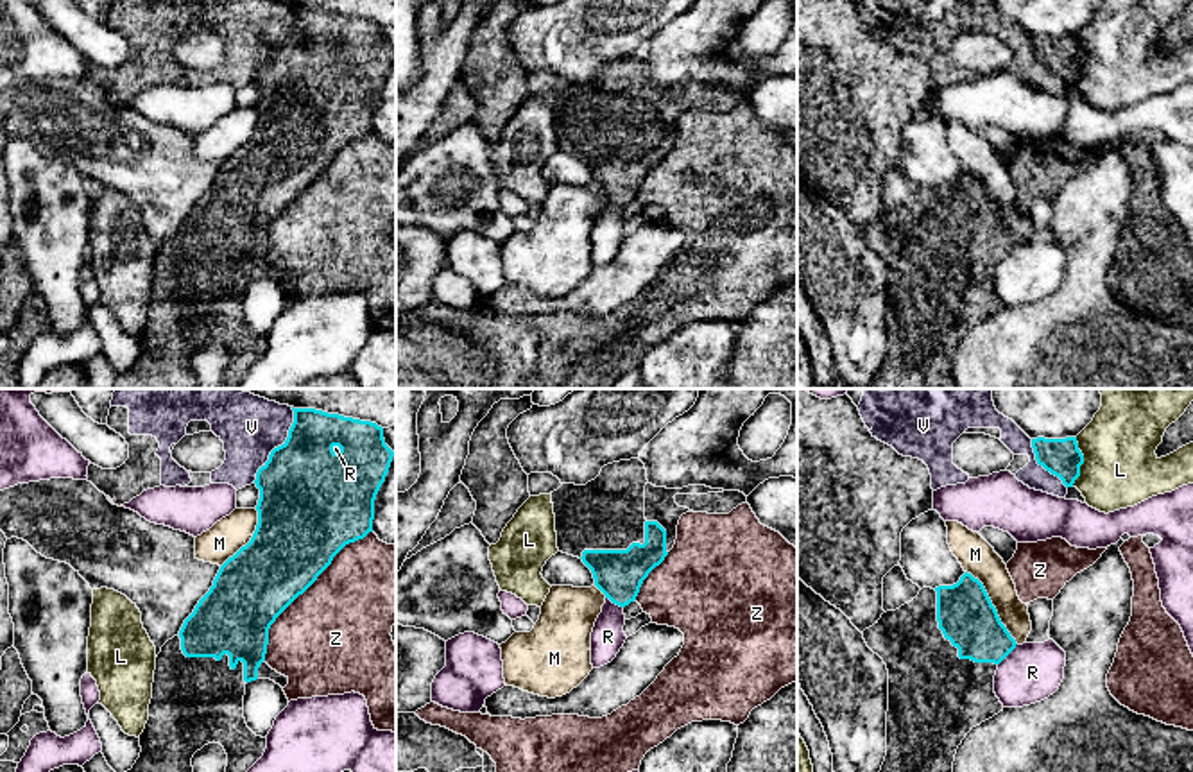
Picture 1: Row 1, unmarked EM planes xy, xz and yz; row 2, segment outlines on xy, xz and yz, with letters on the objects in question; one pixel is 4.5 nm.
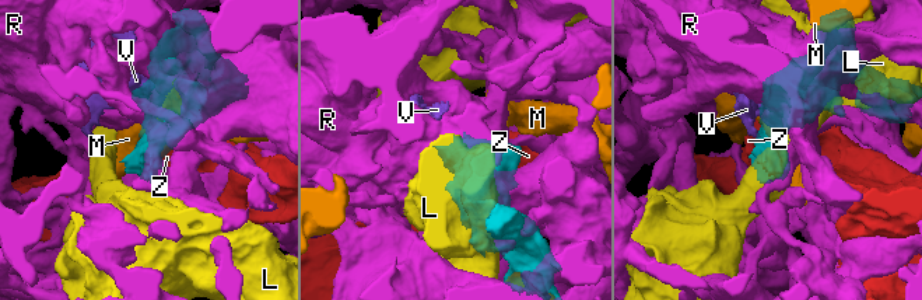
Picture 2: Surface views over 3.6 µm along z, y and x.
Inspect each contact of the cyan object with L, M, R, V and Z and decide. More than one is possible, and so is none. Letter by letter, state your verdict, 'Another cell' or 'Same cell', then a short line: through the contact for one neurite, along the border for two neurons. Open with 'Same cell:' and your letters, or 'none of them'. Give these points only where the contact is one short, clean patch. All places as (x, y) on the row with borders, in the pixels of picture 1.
Same cell: none of them
L: Another cell
M: Another cell
R: Another cell
V: Another cell
Z: Another cell

